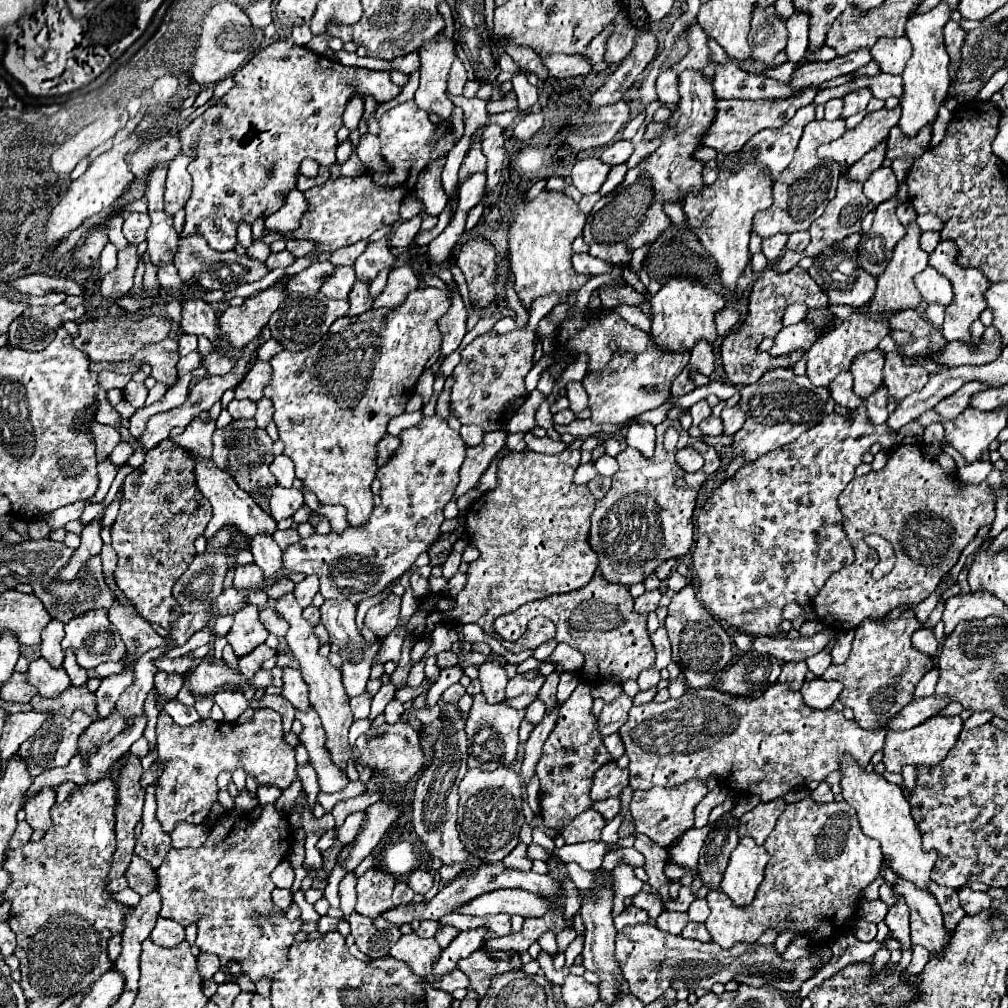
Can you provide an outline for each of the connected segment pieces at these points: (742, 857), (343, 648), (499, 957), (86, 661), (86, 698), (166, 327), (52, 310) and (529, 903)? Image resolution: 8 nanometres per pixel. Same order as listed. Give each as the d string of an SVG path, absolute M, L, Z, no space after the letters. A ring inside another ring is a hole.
M752 837L740 839L738 847L730 855L730 863L722 879L722 891L734 901L734 905L746 907L754 901L756 889L764 879L768 859L766 849L756 845Z
M328 599L320 607L320 623L330 633L330 643L340 645L340 657L344 661L342 663L342 679L344 679L344 689L346 689L348 697L362 695L366 691L372 659L378 653L378 645L380 645L380 641L376 641L374 645L368 645L368 641L358 633L358 627L354 623L354 615L356 615L356 605L352 601L348 601L348 599L342 599L342 601Z
M478 949L470 957L458 961L458 967L460 967L460 971L464 971L470 977L472 989L482 997L482 995L486 995L486 991L490 987L490 979L494 975L518 969L518 967L522 967L522 963L520 963L520 955L514 951L488 953L486 949Z
M104 609L88 611L66 623L62 649L74 649L78 665L88 671L106 661L120 661L126 655L122 639L110 625Z
M70 685L68 689L64 689L58 697L54 699L44 699L40 695L32 697L32 707L34 711L40 713L50 713L52 717L70 717L70 713L74 713L76 709L84 711L86 715L90 715L94 721L98 721L98 709L96 709L96 695L92 691L88 691L86 687L74 687Z
M108 315L106 319L78 323L78 335L74 337L74 345L82 349L84 353L88 353L92 363L130 361L146 345L154 345L162 341L168 335L168 331L170 331L170 321L160 315L148 315L142 319L132 319L132 321L124 321L124 319Z
M64 303L54 307L30 307L10 323L8 345L22 347L26 351L42 351L56 337L56 329L64 321L80 321L84 313L86 309L82 305L74 309L70 309Z
M496 889L490 893L484 893L464 907L460 907L460 913L466 915L494 915L494 913L508 913L508 915L522 915L526 917L542 917L552 903L536 893L526 893L522 889Z

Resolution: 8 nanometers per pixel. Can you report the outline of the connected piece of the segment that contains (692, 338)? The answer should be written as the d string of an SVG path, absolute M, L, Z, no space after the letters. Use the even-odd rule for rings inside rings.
M670 279L662 289L650 297L652 305L652 329L650 337L658 349L686 349L690 351L700 339L708 341L714 345L718 339L716 325L714 325L714 315L726 305L722 295L716 295L712 289L702 287L698 283L692 283L688 279ZM674 345L676 347L674 347Z

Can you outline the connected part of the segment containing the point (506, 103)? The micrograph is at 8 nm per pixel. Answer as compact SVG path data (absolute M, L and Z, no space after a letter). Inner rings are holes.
M510 91L502 101L494 101L494 103L488 103L486 105L486 109L488 109L488 113L500 113L500 111L512 111L512 109L516 109L518 105L516 105L518 101L516 101L516 97L514 97L514 91Z

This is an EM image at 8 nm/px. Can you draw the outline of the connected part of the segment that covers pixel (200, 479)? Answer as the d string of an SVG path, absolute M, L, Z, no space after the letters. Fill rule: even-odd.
M196 457L196 483L198 483L198 489L204 493L204 497L212 503L212 509L214 509L214 517L210 519L206 531L204 531L204 537L210 541L212 535L216 535L216 531L226 523L226 525L234 525L238 531L242 531L246 537L256 537L258 533L266 533L266 535L272 535L276 531L276 521L264 513L256 501L252 499L250 493L242 491L238 487L238 483L224 471L220 471L214 461L202 461L200 457Z

